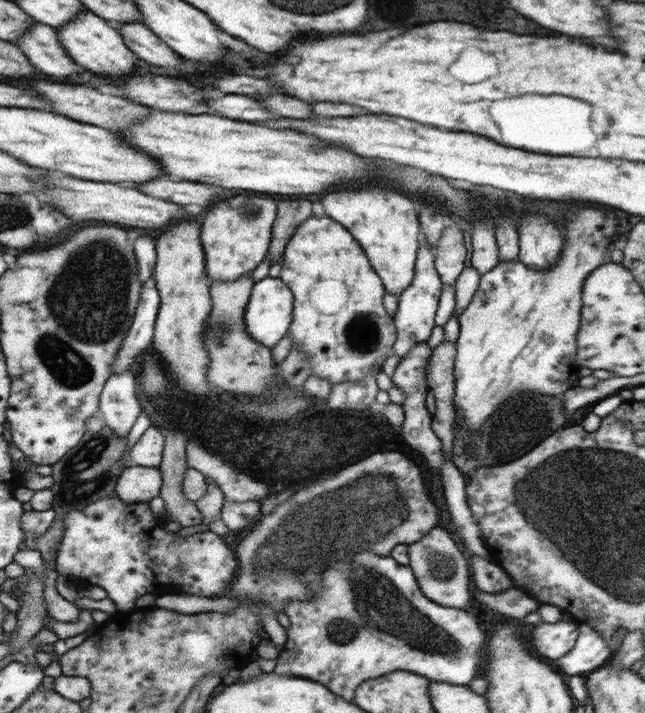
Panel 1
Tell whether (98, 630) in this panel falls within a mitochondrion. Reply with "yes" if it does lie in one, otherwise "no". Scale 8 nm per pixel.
no

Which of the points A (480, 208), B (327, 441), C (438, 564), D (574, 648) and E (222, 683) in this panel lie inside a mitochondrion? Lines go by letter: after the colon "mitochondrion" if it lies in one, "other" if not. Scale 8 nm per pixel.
A: other
B: other
C: mitochondrion
D: other
E: other

